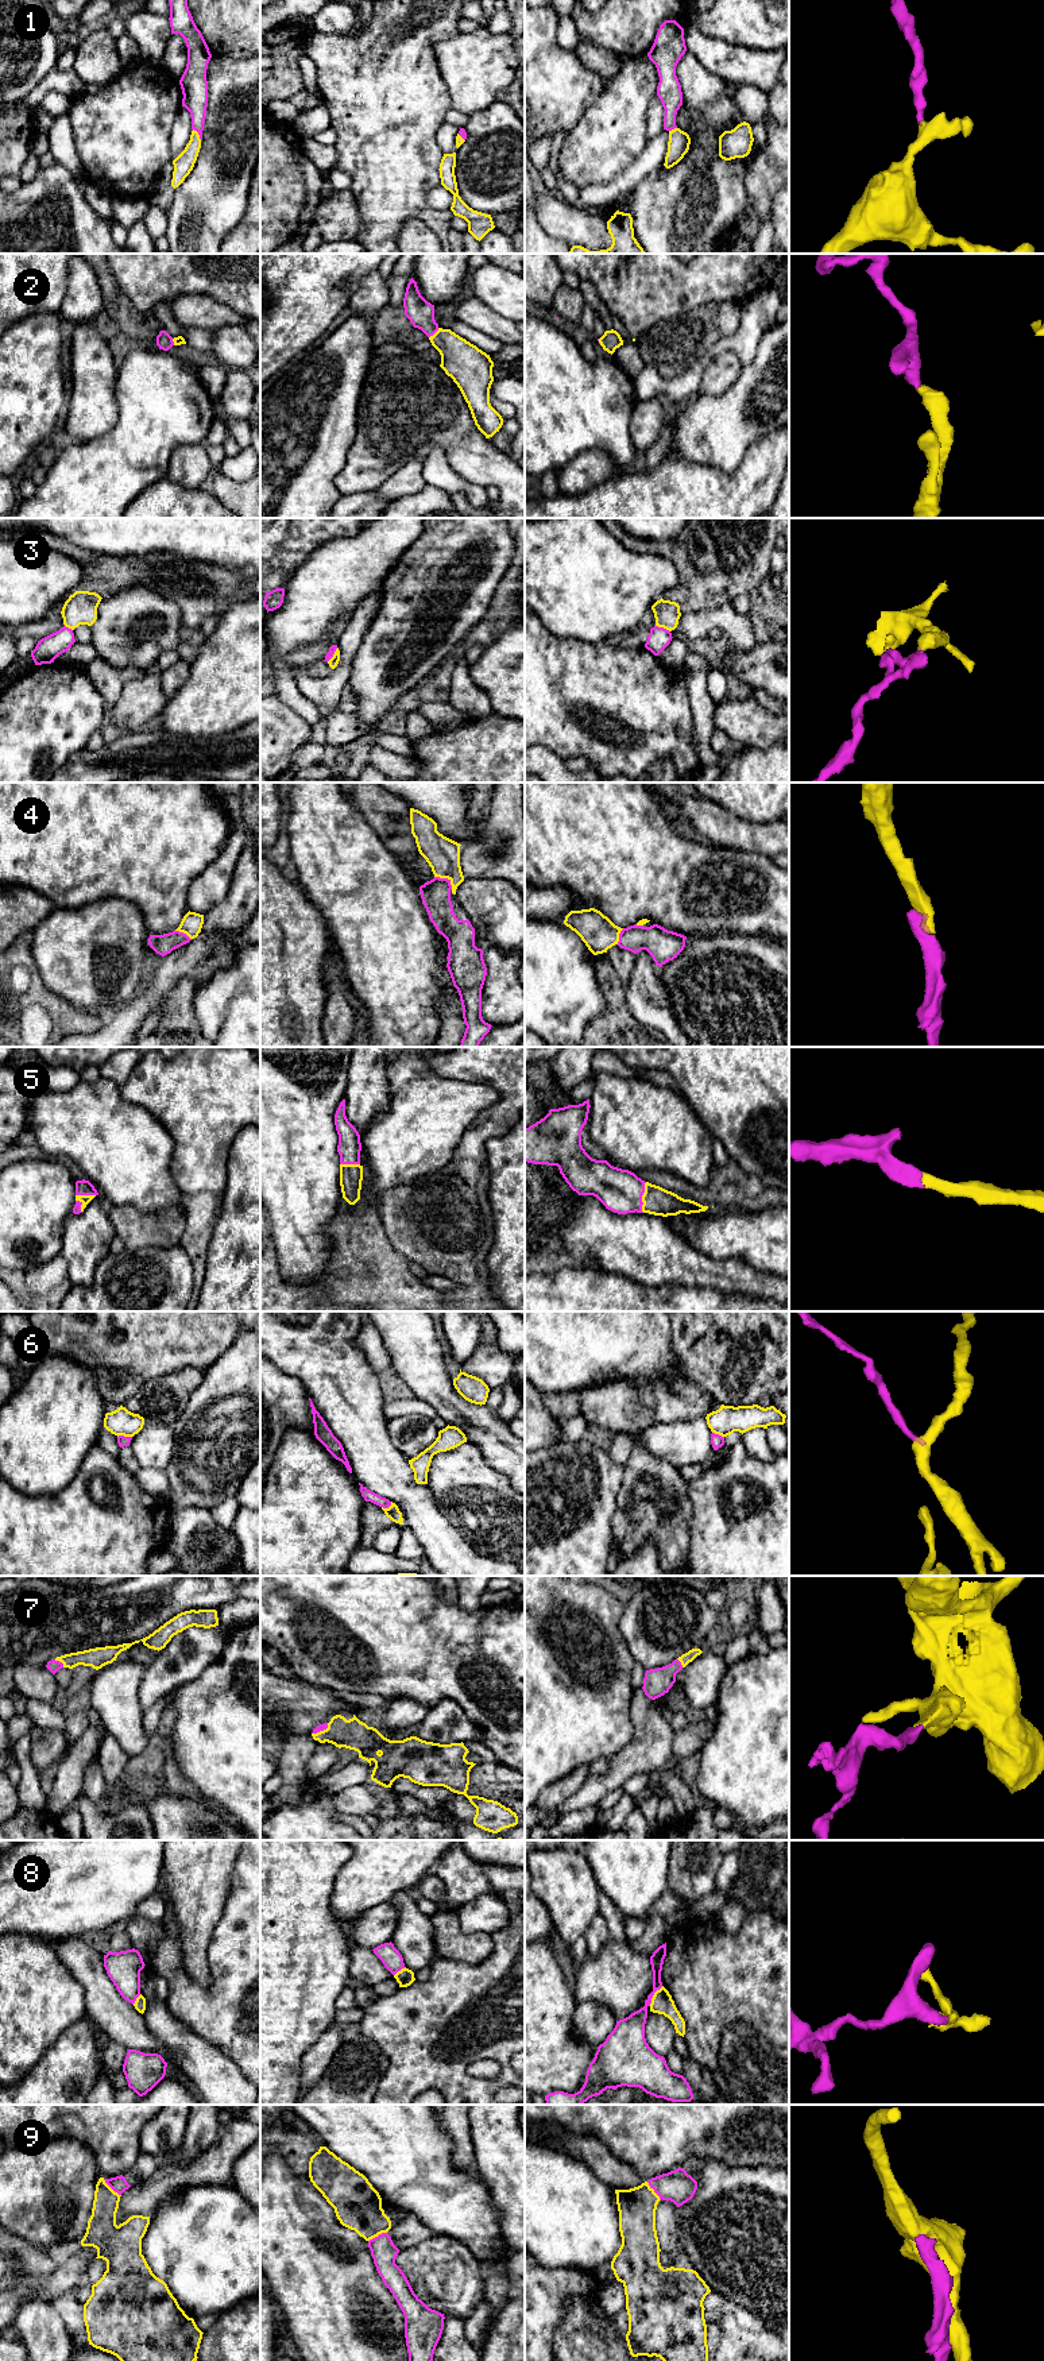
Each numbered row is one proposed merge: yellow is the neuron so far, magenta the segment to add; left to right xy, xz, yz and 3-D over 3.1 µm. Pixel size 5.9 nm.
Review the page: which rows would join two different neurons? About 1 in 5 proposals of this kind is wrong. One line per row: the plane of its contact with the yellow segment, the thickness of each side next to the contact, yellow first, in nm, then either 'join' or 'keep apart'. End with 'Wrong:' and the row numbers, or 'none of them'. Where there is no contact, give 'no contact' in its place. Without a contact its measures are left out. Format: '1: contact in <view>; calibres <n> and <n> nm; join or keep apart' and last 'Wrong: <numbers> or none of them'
1: contact in xy; calibres 120 and 150 nm; join
2: contact in xz; calibres 240 and 160 nm; join
3: contact in xz; calibres 60 and 50 nm; keep apart
4: contact in xz; calibres 200 and 180 nm; join
5: contact in yz; calibres 170 and 260 nm; join
6: contact in xy; calibres 160 and 70 nm; keep apart
7: contact in xy; calibres 120 and 70 nm; join
8: contact in yz; calibres 130 and 170 nm; keep apart
9: contact in xy; calibres 180 and 100 nm; keep apart
Wrong: 3, 6, 8, 9

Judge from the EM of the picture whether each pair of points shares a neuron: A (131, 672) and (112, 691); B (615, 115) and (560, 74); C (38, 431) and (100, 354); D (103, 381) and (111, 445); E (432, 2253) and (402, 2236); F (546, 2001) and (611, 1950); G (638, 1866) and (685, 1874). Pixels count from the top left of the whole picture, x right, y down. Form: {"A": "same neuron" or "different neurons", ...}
{"A": "same neuron", "B": "different neurons", "C": "different neurons", "D": "different neurons", "E": "different neurons", "F": "different neurons", "G": "different neurons"}

